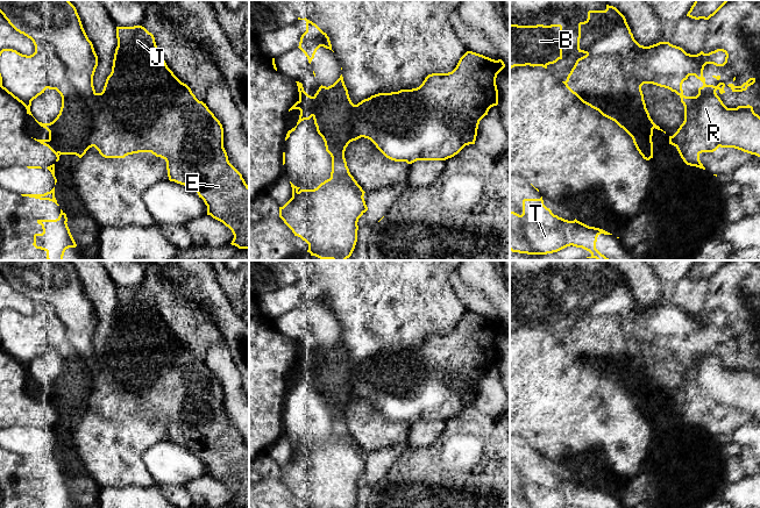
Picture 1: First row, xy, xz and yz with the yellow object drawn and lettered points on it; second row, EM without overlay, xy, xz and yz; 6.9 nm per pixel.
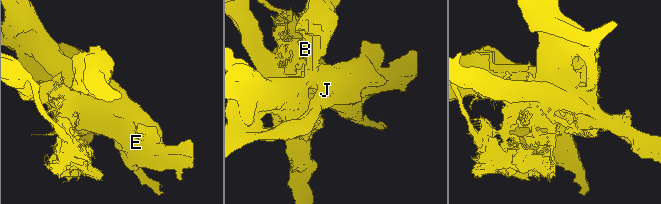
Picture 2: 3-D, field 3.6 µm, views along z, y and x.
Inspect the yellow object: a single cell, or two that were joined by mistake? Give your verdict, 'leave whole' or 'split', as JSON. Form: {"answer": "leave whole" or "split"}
{"answer": "split"}

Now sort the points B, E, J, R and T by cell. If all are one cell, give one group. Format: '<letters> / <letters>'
B E J T / R

